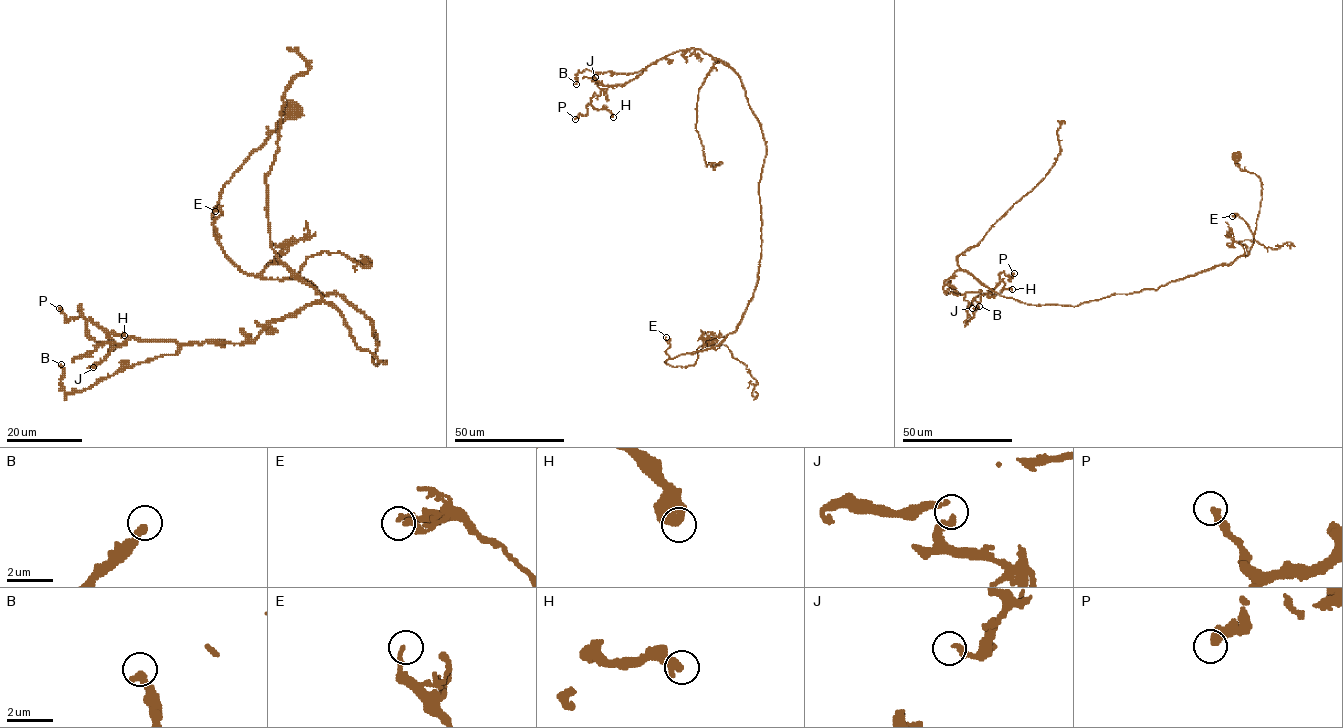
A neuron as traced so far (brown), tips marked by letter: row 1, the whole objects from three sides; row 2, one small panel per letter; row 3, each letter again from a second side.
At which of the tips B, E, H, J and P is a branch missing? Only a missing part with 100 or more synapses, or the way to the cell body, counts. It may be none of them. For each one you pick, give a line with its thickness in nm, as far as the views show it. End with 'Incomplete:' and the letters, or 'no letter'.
Incomplete: no letter

